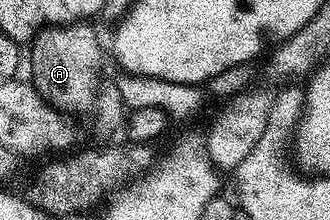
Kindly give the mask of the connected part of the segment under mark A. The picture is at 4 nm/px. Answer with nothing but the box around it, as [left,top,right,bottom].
[27,22,105,117]

